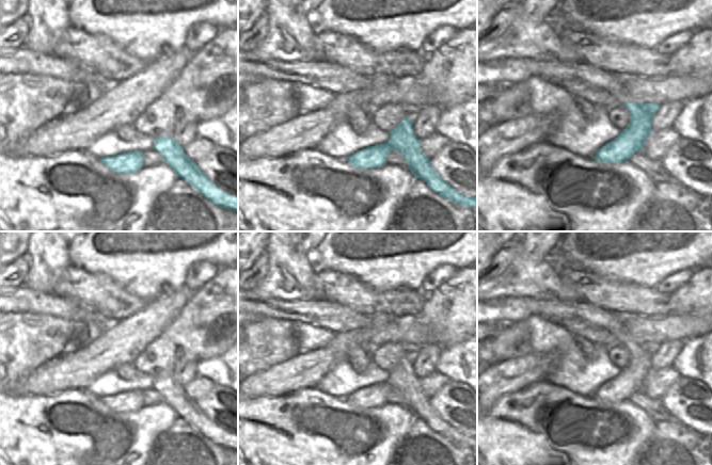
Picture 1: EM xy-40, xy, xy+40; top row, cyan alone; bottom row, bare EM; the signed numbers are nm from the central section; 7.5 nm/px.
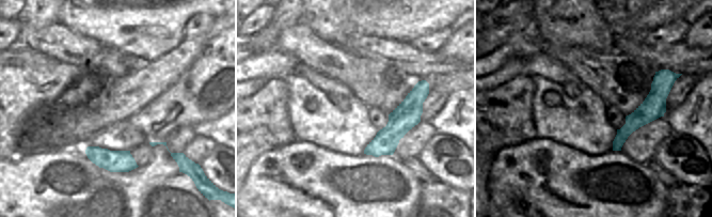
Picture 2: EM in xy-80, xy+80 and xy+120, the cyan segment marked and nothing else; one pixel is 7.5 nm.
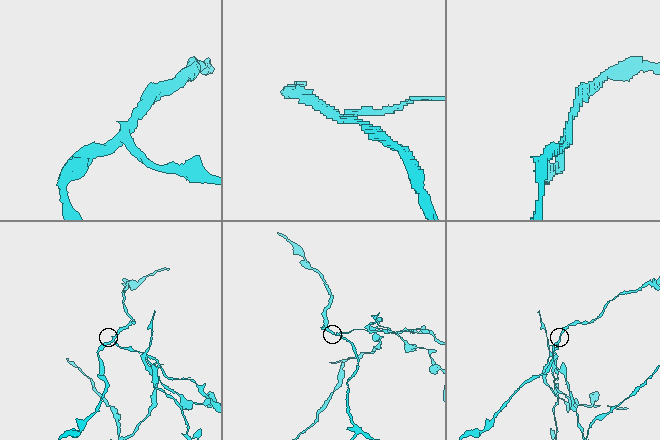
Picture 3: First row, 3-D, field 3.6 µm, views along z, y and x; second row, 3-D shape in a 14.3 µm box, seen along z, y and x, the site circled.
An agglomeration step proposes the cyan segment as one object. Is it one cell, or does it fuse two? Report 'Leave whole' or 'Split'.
Split.

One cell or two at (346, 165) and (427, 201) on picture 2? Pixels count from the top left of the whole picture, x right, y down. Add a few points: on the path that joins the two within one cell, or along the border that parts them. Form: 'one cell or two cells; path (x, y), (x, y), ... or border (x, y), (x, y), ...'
two cells; border (423, 183), (420, 189), (418, 202), (415, 205)

